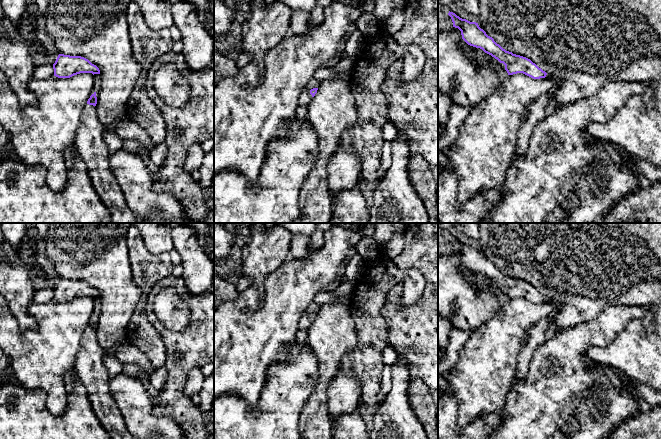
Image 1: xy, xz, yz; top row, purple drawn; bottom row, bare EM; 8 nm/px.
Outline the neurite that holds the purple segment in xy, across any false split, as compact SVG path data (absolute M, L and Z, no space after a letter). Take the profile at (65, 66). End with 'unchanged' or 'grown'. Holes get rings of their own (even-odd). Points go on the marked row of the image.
M59 54L53 64L54 76L70 78L80 73L100 74L99 68L81 56Z; unchanged

